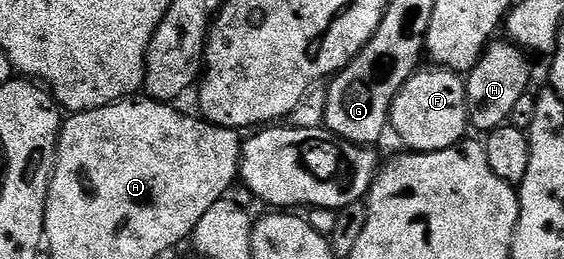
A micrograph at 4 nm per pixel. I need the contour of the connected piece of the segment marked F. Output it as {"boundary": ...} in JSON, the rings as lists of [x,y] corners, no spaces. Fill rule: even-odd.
{"boundary":[[[441,68],[419,69],[400,88],[390,109],[388,123],[398,133],[405,149],[410,152],[440,152],[457,146],[467,137],[470,111],[466,109],[466,83],[452,70]]]}

